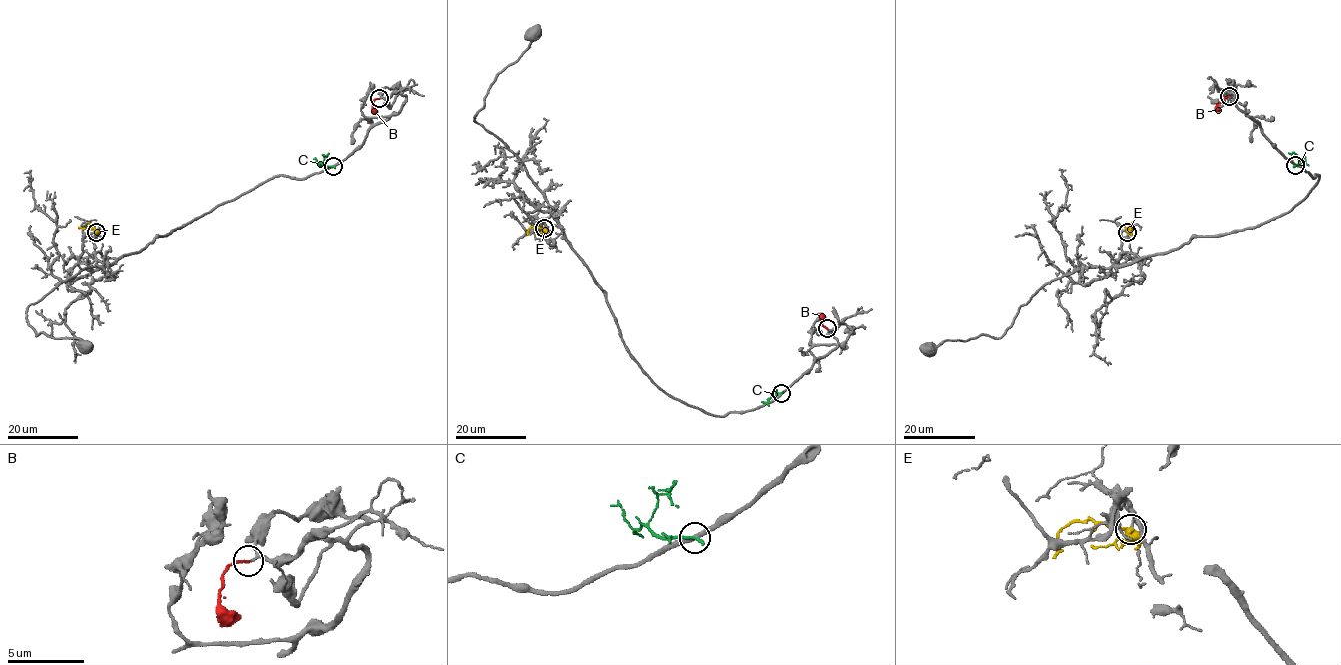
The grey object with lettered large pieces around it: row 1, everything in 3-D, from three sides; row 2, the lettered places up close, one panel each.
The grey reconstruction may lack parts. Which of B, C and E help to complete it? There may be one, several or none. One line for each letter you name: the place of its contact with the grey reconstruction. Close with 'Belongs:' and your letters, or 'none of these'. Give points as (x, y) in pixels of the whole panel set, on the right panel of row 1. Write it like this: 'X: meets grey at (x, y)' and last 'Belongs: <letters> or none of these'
B: meets grey at (1229, 96)
Belongs: B

